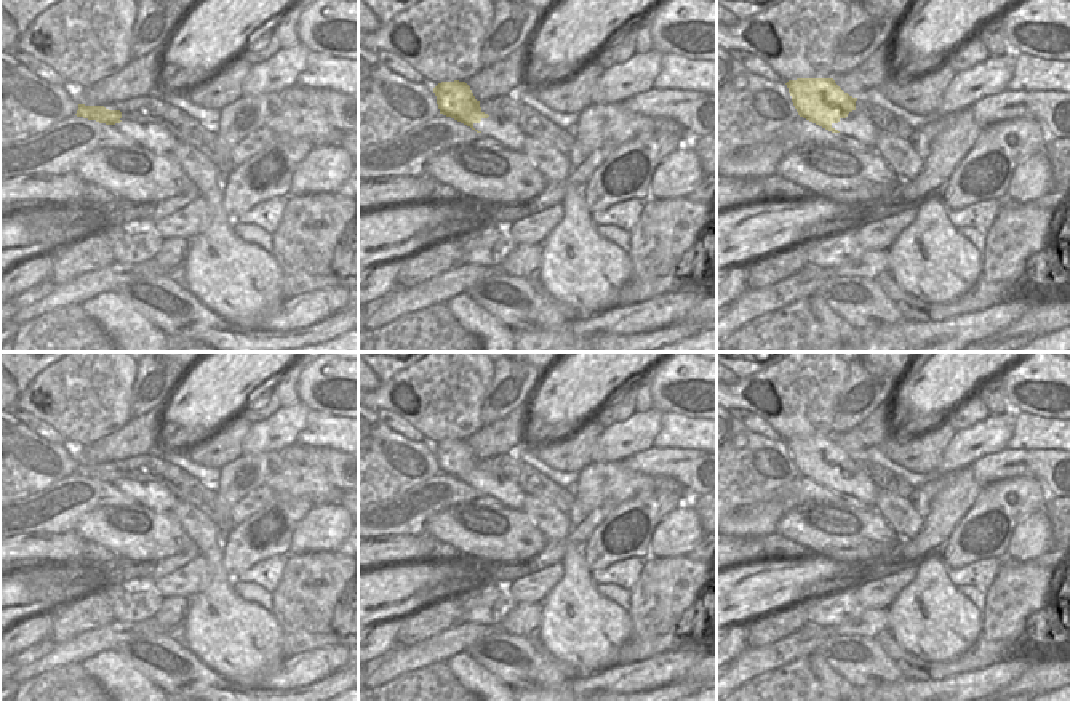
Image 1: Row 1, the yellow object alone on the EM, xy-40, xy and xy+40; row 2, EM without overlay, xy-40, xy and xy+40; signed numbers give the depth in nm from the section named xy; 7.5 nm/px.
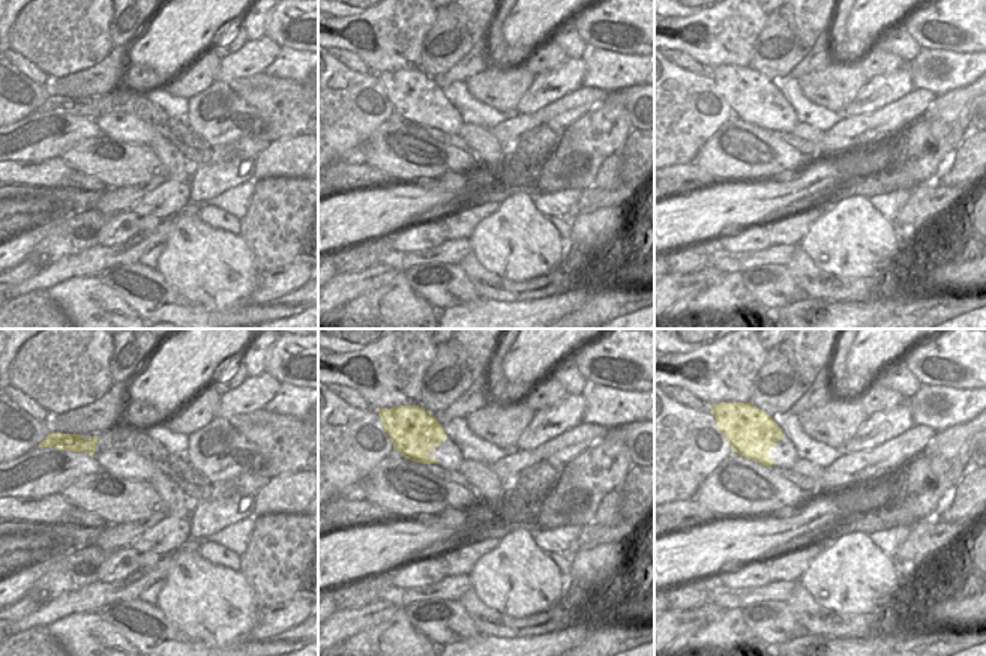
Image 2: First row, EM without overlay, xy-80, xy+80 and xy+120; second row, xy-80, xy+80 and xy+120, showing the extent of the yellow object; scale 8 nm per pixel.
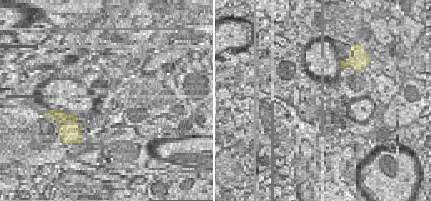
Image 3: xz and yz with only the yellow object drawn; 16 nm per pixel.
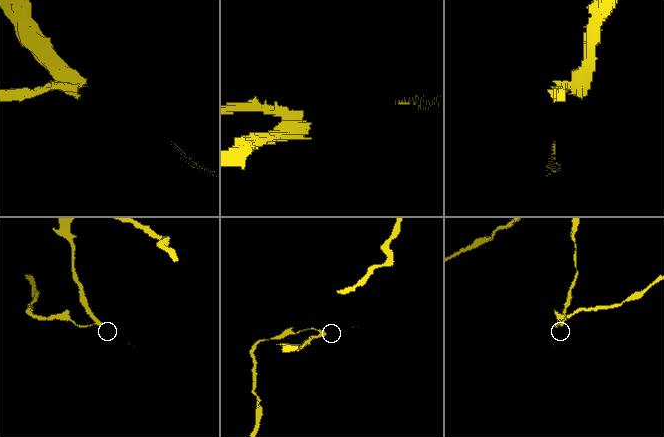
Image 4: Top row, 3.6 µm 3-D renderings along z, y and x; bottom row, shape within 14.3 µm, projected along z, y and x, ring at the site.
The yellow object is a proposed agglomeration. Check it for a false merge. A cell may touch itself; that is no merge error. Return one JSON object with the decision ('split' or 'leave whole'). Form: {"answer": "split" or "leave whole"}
{"answer": "split"}

